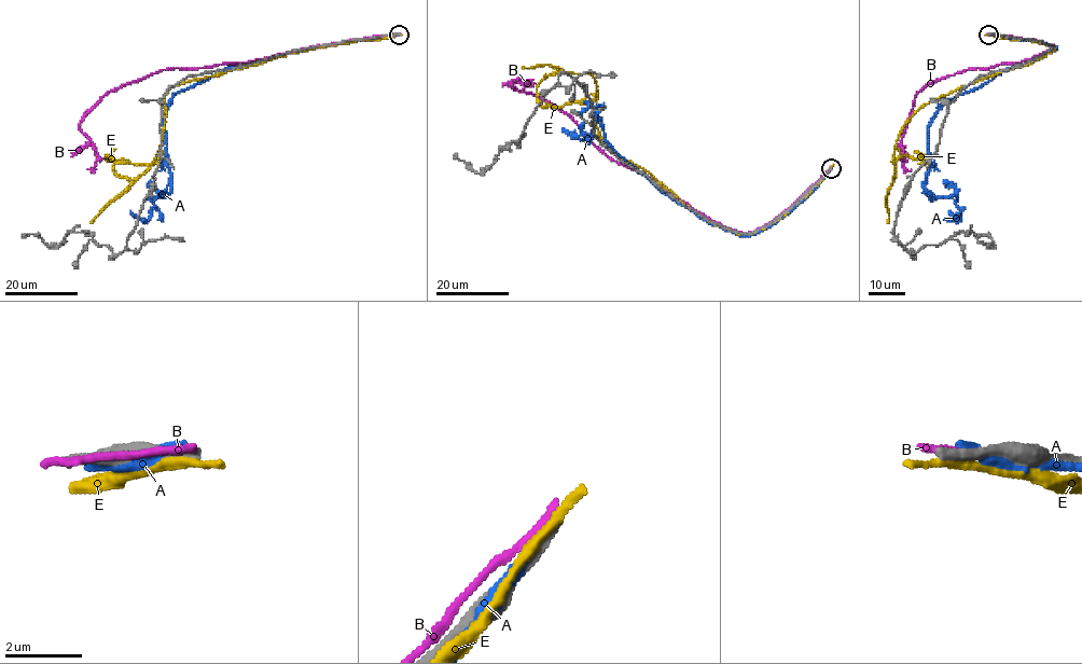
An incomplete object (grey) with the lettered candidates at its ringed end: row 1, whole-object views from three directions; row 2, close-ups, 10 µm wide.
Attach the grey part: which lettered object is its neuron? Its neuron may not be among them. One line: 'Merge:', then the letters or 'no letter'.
Merge: no letter

